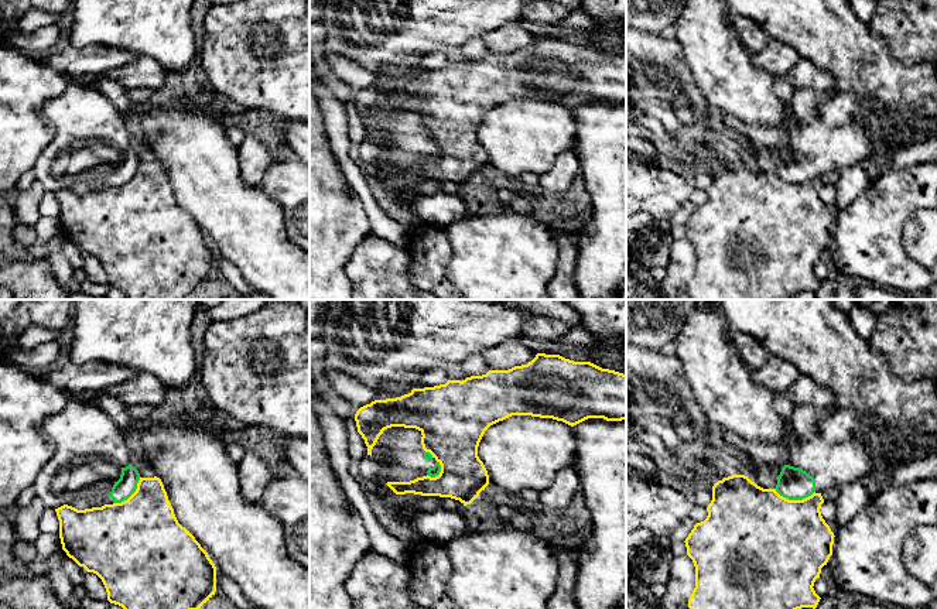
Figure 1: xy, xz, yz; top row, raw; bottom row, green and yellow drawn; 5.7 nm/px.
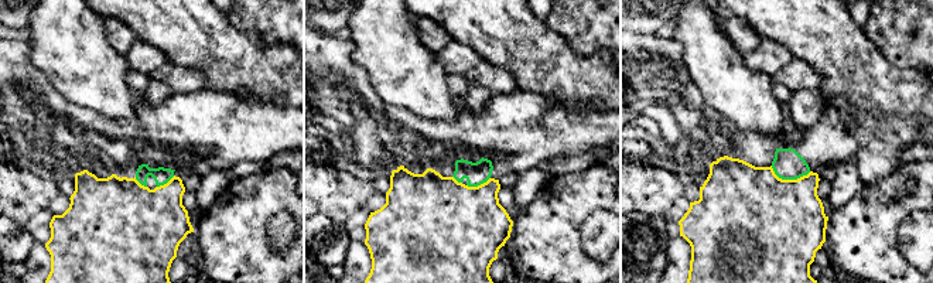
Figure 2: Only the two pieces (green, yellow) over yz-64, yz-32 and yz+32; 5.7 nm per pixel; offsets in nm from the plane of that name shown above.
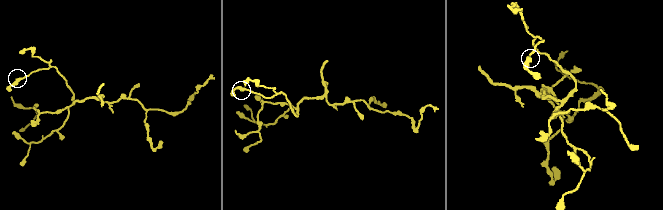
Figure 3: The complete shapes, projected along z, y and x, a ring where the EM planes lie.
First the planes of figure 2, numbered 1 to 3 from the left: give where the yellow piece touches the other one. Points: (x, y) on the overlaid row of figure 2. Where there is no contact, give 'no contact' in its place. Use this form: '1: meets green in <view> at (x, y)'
1: meets green in yz-64 at (166, 183)
2: meets green in yz-32 at (478, 184)
3: meets green in yz+32 at (789, 178)

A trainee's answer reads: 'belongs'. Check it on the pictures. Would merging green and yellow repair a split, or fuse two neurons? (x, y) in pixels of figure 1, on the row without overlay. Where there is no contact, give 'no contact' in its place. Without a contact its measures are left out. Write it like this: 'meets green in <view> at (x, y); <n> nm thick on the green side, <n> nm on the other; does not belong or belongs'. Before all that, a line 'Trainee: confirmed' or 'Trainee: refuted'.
Trainee: refuted
meets green in yz at (794, 182); 190 nm thick on the green side, 480 nm on the other; does not belong

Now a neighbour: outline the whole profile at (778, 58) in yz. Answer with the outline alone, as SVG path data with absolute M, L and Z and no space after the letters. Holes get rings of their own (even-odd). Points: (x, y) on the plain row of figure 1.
M772 38L767 45L758 54L752 54L755 65L763 68L773 76L782 76L789 72L801 57L798 52L774 38Z

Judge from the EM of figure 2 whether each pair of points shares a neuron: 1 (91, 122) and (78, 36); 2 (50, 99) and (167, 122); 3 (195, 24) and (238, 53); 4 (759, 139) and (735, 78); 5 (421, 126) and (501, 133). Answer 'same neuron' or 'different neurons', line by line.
1: different neurons
2: same neuron
3: same neuron
4: different neurons
5: same neuron

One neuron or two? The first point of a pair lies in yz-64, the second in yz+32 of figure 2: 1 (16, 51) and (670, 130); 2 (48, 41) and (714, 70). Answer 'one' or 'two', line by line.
1: one
2: one

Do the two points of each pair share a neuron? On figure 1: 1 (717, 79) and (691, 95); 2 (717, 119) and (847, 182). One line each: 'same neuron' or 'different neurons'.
1: different neurons
2: different neurons

